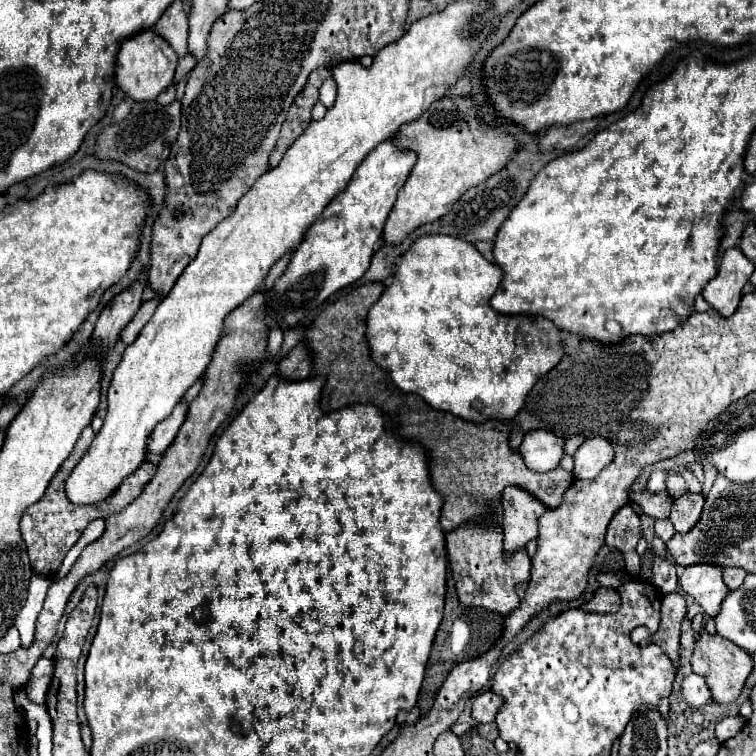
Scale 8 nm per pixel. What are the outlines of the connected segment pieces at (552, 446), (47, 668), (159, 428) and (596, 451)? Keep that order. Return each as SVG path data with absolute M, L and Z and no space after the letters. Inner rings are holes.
M530 431L522 441L520 453L532 471L550 471L564 457L564 439L552 431Z
M40 657L38 663L32 669L30 677L42 677L42 675L52 675L54 673L54 661L48 657Z
M178 403L176 409L154 427L150 443L148 443L150 453L164 453L168 449L168 445L174 441L180 425L186 419L186 413L188 413L188 403Z
M604 437L586 439L580 449L574 453L574 477L576 479L594 479L606 465L614 461L612 443Z

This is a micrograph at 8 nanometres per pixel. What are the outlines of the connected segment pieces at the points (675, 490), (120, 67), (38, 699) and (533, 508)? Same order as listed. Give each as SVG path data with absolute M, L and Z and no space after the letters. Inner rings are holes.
M670 475L666 483L668 483L668 493L670 493L674 499L678 499L678 497L684 495L684 493L688 493L688 483L686 483L686 479L684 479L682 475Z
M146 29L144 33L126 39L120 47L116 61L116 83L132 101L152 101L172 83L176 63L176 51L154 29Z
M42 677L42 679L32 679L26 687L26 695L32 703L44 703L46 701L46 691L50 685L50 677Z
M506 487L502 497L504 509L504 553L516 553L538 535L538 519L544 505L518 487Z

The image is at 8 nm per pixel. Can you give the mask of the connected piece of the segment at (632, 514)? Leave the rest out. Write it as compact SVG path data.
M632 505L622 507L610 521L606 533L606 545L618 549L626 559L626 571L630 575L638 575L638 553L636 543L642 537L640 515Z

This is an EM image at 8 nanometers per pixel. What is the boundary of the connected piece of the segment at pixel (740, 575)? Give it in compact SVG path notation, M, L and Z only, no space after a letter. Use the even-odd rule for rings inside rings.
M724 567L722 569L722 579L724 579L724 583L728 585L730 591L738 589L740 583L744 581L744 577L746 577L746 571L740 569L740 567Z

